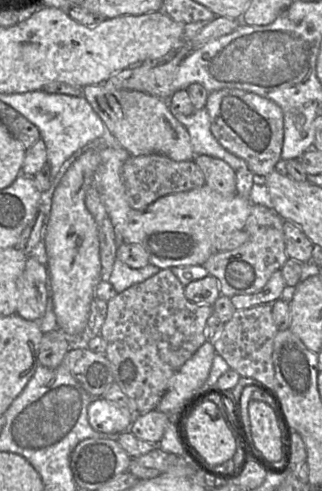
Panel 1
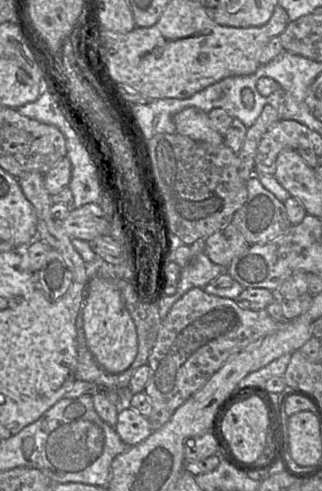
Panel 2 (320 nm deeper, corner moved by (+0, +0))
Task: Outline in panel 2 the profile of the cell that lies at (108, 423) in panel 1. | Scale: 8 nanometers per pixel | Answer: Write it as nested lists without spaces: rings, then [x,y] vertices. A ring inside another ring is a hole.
[[[124,408],[118,413],[114,429],[129,446],[143,442],[153,432],[148,418],[133,408]]]

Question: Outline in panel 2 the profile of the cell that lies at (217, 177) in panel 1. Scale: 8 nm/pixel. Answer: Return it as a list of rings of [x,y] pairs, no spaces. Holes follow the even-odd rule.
[[[256,176],[245,181],[245,185],[247,201],[235,212],[231,223],[249,245],[271,243],[292,226],[286,207]]]

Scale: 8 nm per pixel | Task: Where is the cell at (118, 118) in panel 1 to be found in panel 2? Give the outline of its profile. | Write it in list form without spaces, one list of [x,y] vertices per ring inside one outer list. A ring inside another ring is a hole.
[[[188,107],[174,115],[176,133],[214,146],[224,144],[223,136],[212,126],[209,116],[196,107]]]

